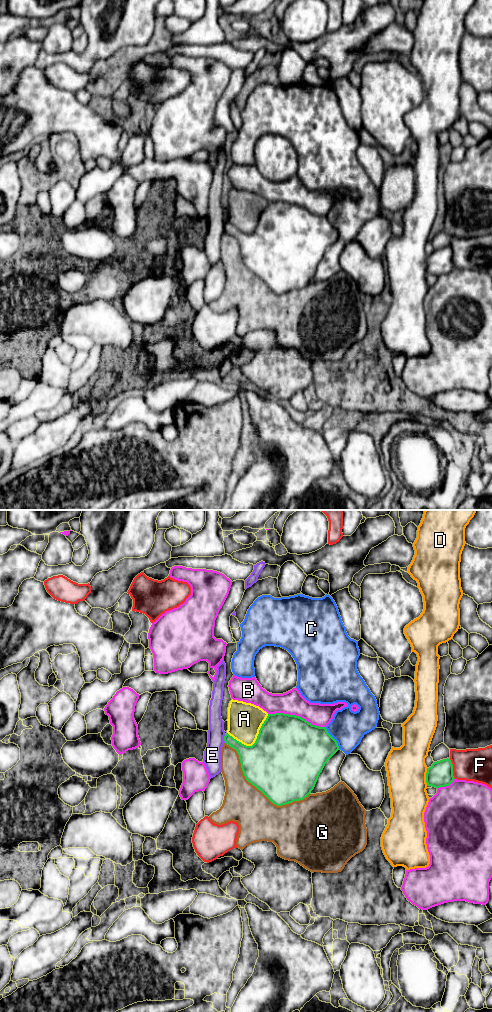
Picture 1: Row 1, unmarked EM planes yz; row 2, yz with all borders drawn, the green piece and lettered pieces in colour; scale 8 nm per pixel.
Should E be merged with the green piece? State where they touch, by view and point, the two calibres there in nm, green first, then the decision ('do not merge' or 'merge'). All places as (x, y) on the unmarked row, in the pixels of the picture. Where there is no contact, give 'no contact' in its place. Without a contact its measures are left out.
yz (224, 226) | 170/140 nm | do not merge

